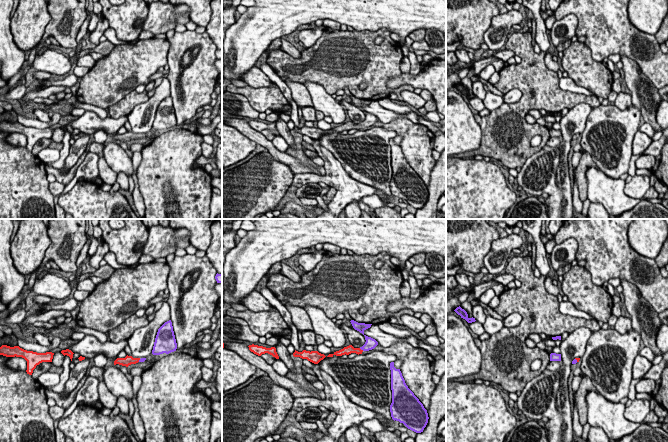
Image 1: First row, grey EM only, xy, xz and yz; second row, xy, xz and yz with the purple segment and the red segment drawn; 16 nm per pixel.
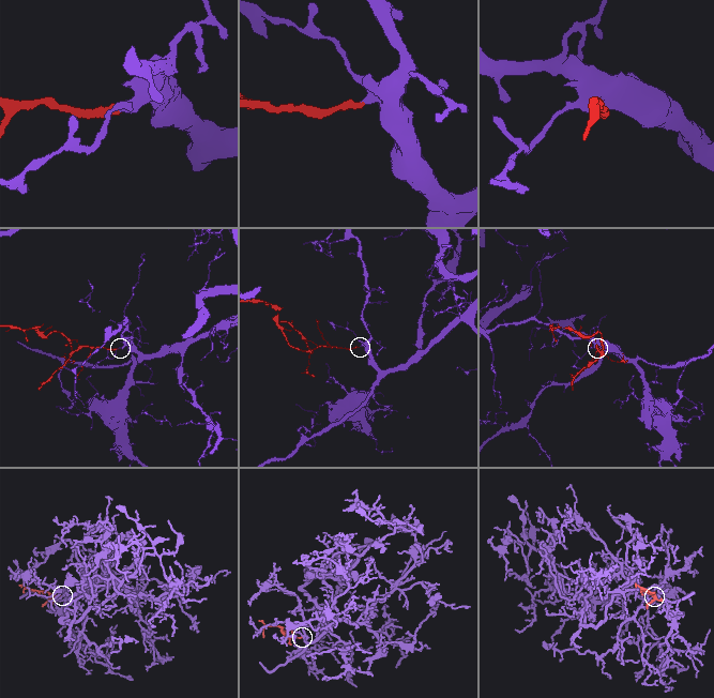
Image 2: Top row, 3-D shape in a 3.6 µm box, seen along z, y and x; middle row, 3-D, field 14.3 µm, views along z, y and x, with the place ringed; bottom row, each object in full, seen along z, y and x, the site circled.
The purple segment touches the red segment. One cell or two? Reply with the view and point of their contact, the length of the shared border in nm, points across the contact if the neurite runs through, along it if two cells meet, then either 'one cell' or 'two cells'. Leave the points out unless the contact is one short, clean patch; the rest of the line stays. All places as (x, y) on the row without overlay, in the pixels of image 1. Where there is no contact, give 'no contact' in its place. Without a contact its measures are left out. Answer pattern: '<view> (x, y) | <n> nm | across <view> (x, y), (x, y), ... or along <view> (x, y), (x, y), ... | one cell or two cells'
xz (361, 125) | 90 nm | across xz (370, 119), (361, 125), (349, 125) | one cell

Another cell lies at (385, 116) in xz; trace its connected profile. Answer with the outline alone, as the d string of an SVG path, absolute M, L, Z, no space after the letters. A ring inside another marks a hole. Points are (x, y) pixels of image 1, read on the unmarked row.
M371 101L370 104L364 106L364 111L375 115L383 124L390 123L391 121L397 119L400 114L392 110L383 108L378 101Z

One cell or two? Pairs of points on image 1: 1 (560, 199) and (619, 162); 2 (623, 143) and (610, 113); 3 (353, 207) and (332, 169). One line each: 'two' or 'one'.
1: two
2: one
3: two

